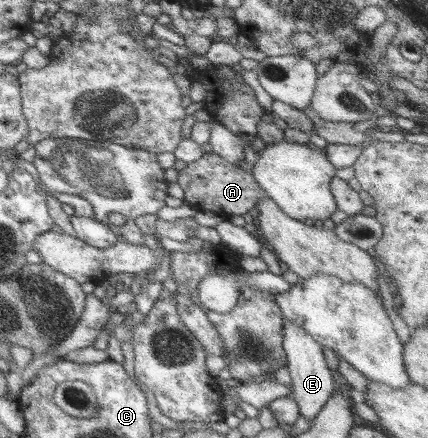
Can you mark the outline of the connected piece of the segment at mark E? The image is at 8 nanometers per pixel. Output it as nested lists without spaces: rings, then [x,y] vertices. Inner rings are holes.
[[[284,319],[282,346],[292,383],[291,396],[298,405],[299,415],[312,422],[336,390],[333,373],[325,362],[321,345],[317,344],[302,327],[286,319]]]

